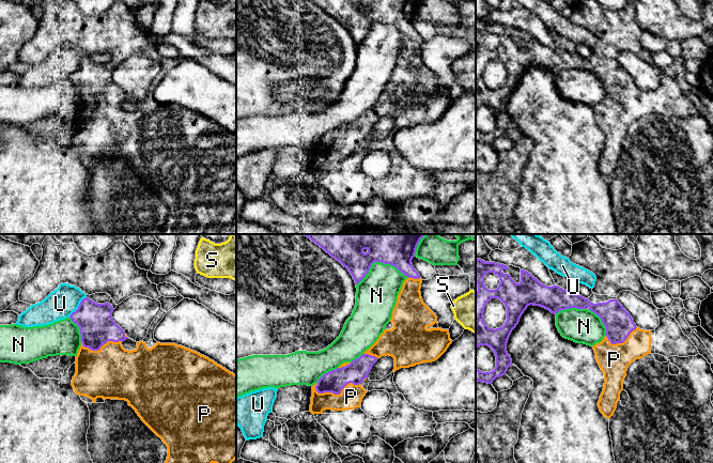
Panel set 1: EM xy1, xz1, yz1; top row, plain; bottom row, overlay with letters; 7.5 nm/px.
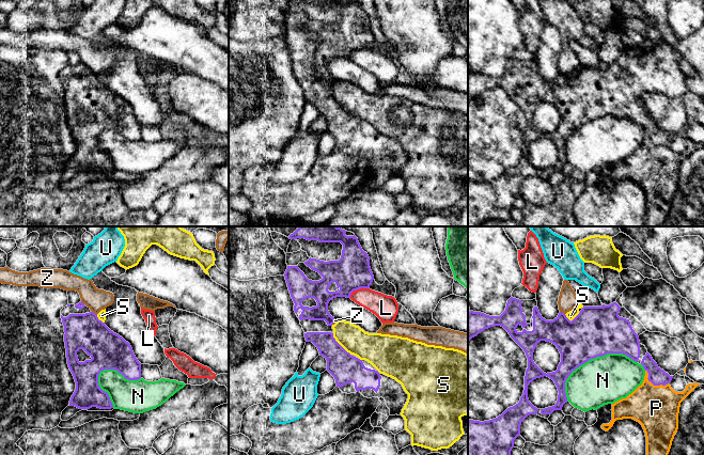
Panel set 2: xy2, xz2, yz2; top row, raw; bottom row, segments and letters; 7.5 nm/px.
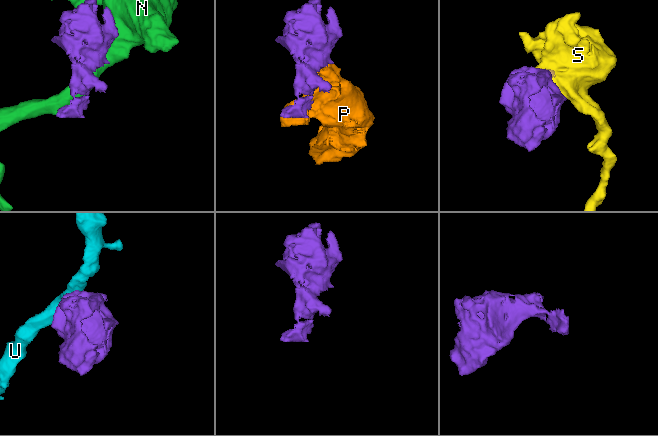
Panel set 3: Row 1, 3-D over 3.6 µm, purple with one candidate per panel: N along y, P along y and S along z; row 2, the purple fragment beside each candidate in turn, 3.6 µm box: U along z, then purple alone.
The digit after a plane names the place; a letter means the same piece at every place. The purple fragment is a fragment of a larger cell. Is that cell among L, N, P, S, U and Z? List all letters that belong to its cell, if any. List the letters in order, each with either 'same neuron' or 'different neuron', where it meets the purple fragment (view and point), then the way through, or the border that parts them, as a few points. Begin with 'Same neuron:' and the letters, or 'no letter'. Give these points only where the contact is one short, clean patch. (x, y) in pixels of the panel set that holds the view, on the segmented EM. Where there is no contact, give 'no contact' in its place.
Same neuron: P
L: different neuron; meets purple in xz2 at (357, 288); border along xz2 (368, 287), (355, 289), (349, 297)
N: different neuron; meets purple in yz2 at (590, 359)
P: same neuron; meets purple in xz1 at (338, 394)
S: different neuron; meets purple in xz2 at (339, 344)
U: different neuron; meets purple in xy1 at (78, 307); border along xy1 (86, 296), (68, 317)
Z: different neuron; meets purple in xy2 at (94, 313); border along xy2 (92, 311), (96, 314)

